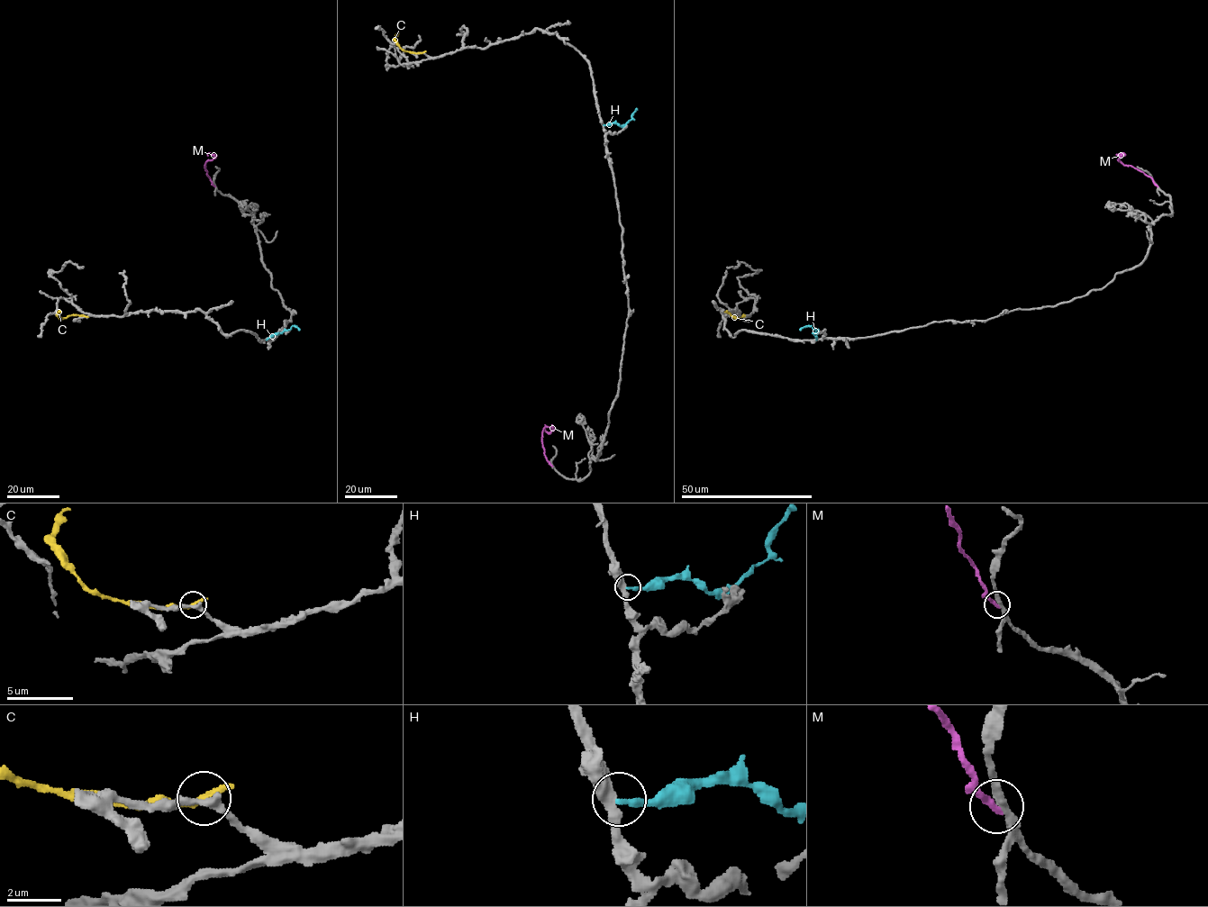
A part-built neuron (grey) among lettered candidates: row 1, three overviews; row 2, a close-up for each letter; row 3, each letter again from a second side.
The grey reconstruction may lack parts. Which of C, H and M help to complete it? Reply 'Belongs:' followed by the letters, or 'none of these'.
Belongs: none of these

